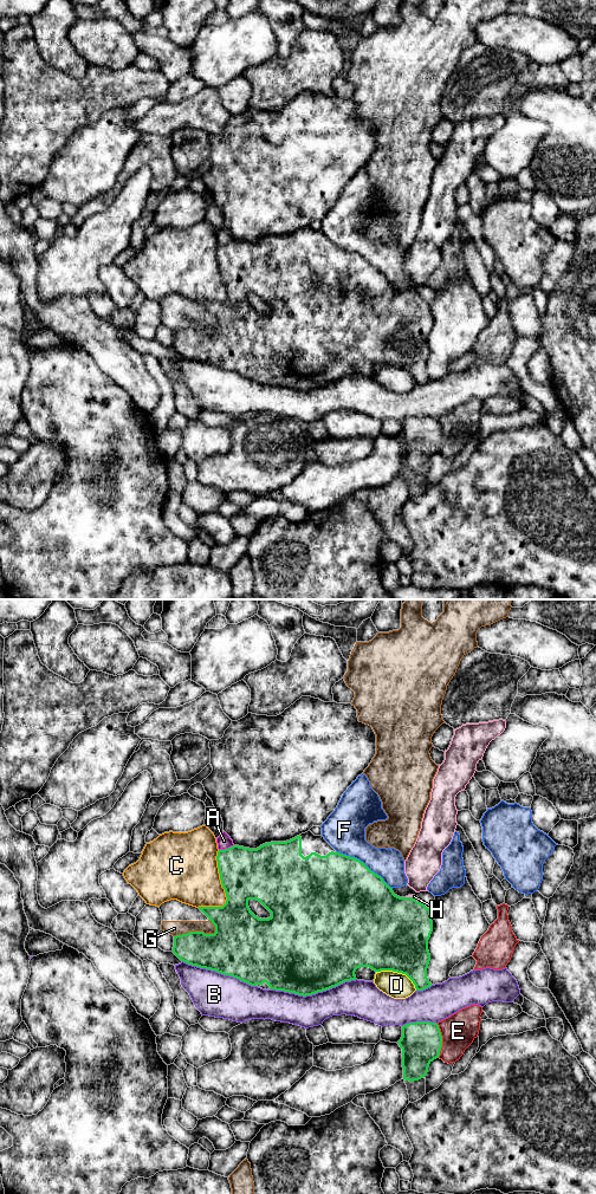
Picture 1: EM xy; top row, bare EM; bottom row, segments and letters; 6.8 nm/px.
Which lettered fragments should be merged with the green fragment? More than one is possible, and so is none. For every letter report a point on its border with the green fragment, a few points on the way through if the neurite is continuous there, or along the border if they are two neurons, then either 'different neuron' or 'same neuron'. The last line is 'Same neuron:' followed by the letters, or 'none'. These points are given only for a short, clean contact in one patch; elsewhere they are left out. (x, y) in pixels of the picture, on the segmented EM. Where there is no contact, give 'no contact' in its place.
A: contact xy (226, 849); border xy (233, 844), (219, 850); different neuron
B: contact xy (312, 993); different neuron
C: contact xy (225, 890); different neuron
D: contact xy (399, 972); different neuron
E: contact xy (441, 1040); border xy (436, 1024), (441, 1036), (439, 1057); different neuron
F: contact xy (363, 863); different neuron
G: contact xy (196, 932); different neuron
H: contact xy (413, 897); way xy (395, 929), (406, 919), (413, 897), (414, 896); same neuron
Same neuron: H

